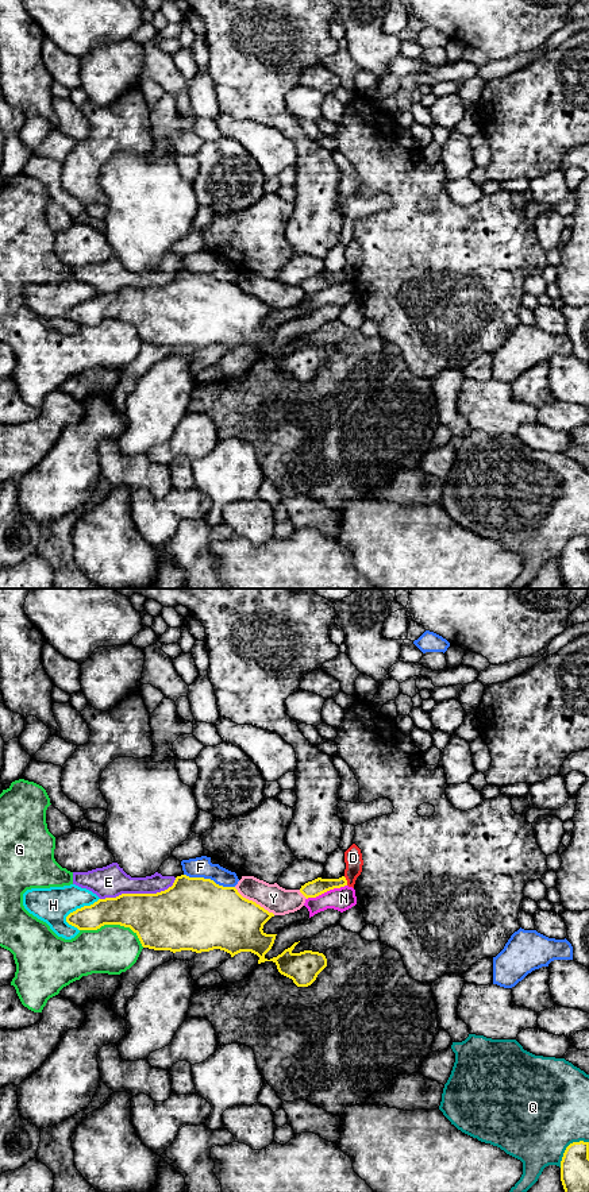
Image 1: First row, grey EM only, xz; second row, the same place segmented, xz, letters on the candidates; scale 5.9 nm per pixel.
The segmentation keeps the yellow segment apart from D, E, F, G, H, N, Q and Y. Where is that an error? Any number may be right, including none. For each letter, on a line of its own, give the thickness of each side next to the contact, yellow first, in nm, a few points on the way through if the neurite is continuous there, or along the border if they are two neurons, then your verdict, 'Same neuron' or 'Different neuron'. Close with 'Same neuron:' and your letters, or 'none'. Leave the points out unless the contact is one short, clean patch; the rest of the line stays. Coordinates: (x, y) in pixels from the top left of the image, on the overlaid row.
D: Thickness 100 nm (yellow) against 110 nm. Boundary: xz (343, 876), (347, 884). Different neuron
E: Thickness 360 nm (yellow) against 190 nm. Different neuron
F: Thickness 440 nm (yellow) against 130 nm. Different neuron
G: Thickness 280 nm (yellow) against 300 nm. Different neuron
H: Thickness 180 nm (yellow) against 220 nm. Different neuron
N: Thickness 100 nm (yellow) against 140 nm. Boundary: xz (346, 884), (307, 899). Different neuron
Q: Thickness 180 nm (yellow) against 500 nm. Different neuron
Y: Thickness 380 nm (yellow) against 160 nm. Different neuron
Same neuron: none

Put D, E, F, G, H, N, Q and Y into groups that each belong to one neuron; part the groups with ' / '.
D / E / F / G / H / N / Q / Y

